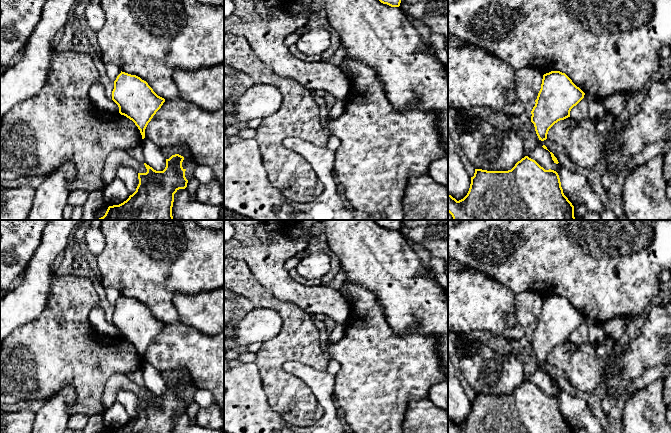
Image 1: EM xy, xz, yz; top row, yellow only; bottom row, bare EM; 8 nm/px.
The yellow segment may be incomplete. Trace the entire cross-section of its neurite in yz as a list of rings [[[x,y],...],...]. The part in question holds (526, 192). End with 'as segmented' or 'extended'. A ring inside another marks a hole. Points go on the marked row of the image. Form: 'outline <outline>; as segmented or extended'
outline [[[528,156],[508,171],[475,169],[469,191],[463,199],[457,201],[448,194],[448,212],[453,220],[575,220],[574,206],[563,193],[558,173],[545,170]]]; as segmented

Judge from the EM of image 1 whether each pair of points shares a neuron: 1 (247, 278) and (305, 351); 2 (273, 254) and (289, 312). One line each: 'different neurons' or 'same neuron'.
1: same neuron
2: different neurons

